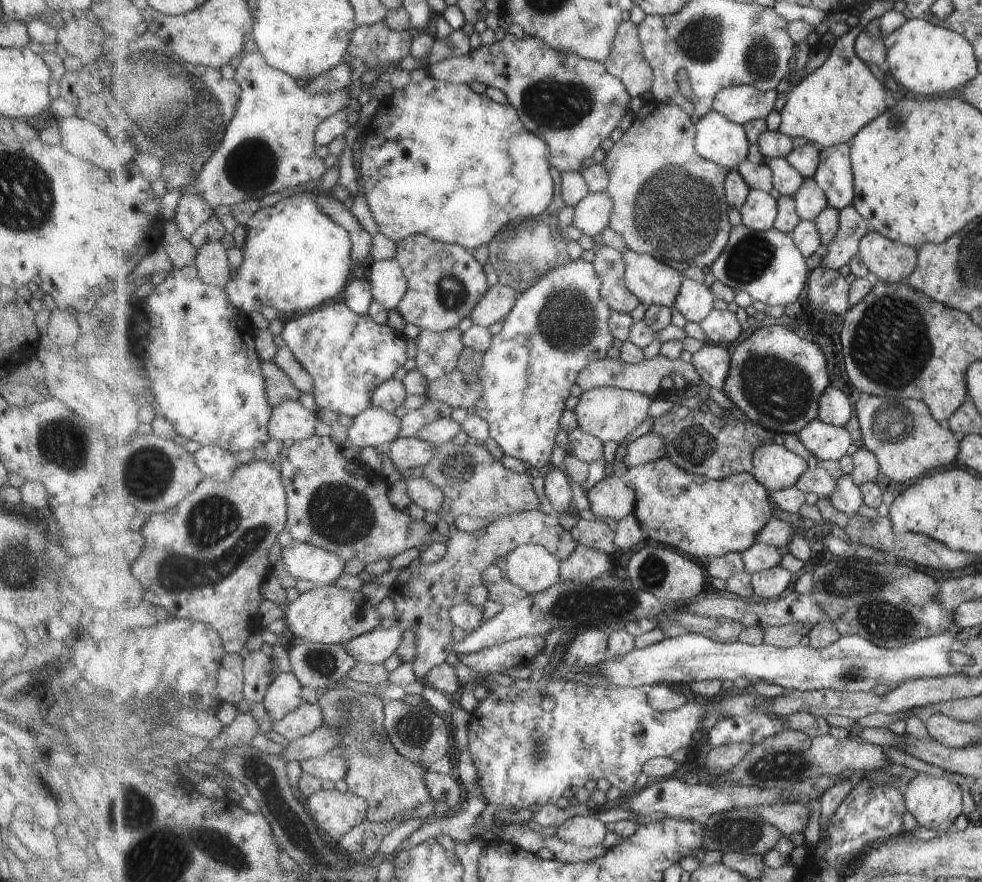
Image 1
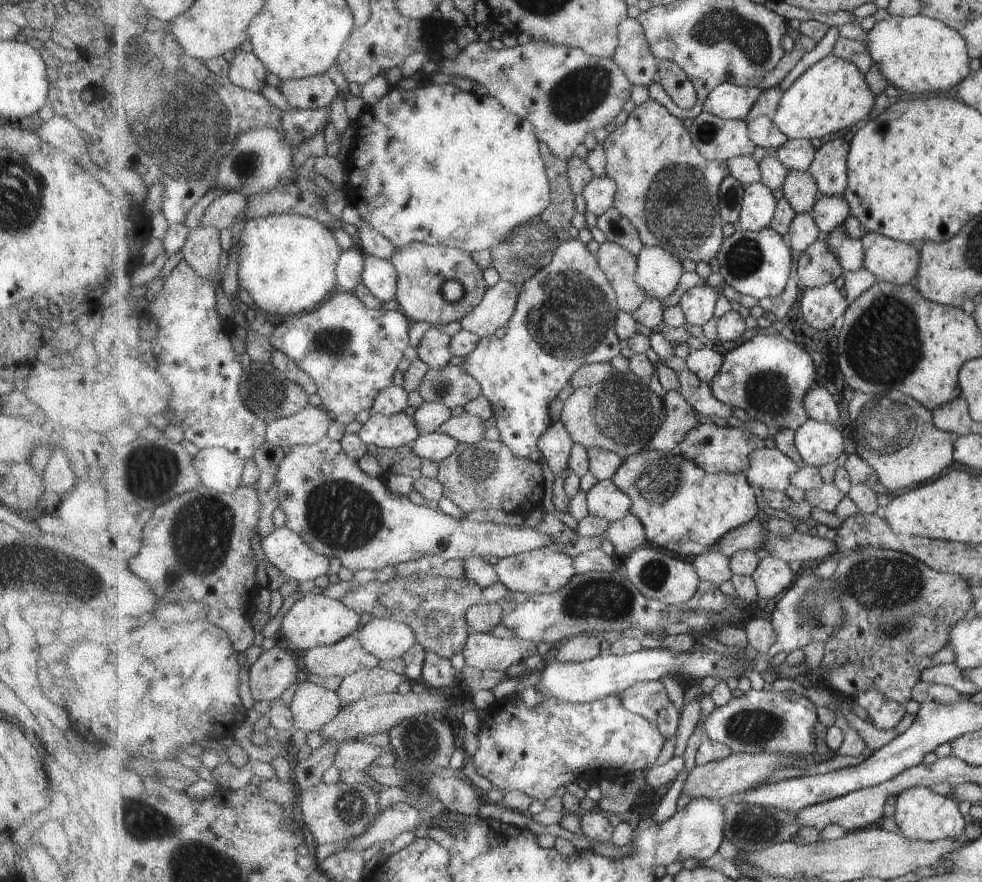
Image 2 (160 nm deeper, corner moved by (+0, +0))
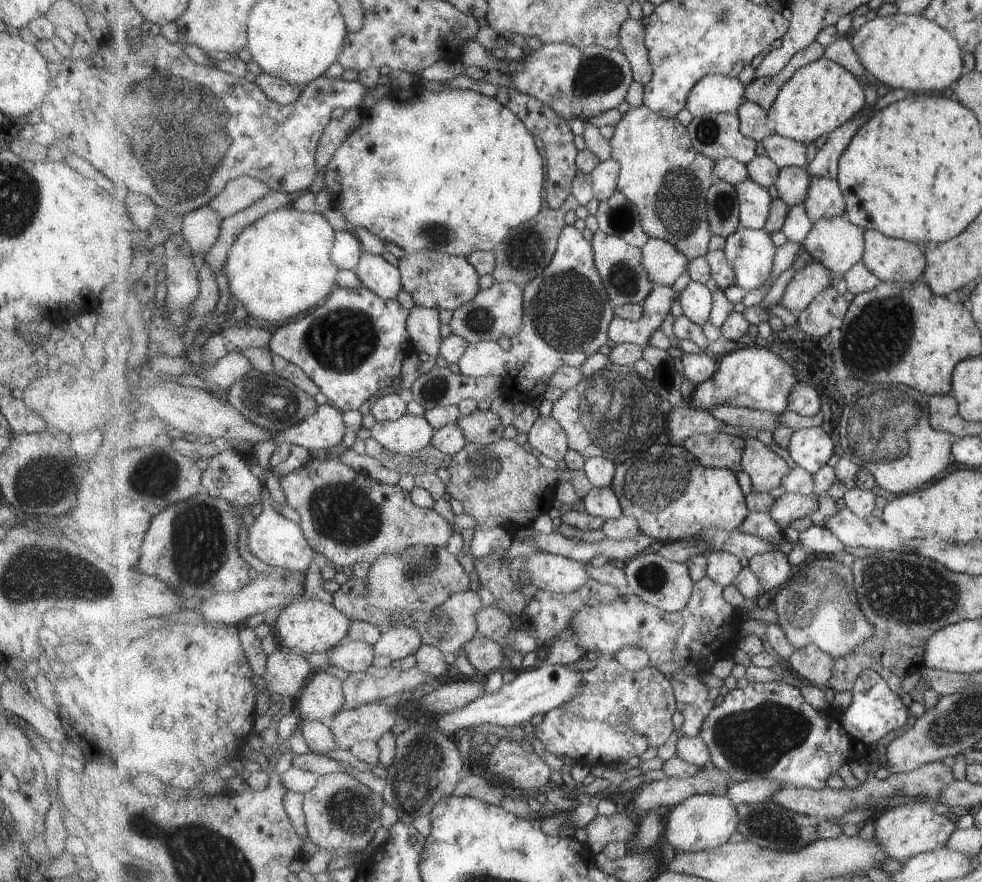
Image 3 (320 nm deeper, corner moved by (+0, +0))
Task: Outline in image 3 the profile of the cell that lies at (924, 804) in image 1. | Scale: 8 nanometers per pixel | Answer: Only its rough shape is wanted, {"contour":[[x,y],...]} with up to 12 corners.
{"contour":[[933,804],[884,812],[875,838],[890,858],[906,862],[947,847],[955,822]]}

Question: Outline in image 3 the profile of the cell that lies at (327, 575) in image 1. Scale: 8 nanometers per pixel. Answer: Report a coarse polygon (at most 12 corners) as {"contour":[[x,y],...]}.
{"contour":[[263,489],[247,548],[269,566],[309,572],[300,524],[273,511]]}

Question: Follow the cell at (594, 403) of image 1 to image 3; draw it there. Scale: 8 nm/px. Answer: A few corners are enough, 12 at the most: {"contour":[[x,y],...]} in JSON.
{"contour":[[613,362],[554,402],[571,451],[616,465],[669,434],[665,400]]}

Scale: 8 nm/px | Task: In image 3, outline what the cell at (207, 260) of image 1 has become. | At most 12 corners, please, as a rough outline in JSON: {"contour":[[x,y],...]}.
{"contour":[[211,205],[187,213],[182,234],[193,251],[217,242],[222,216]]}

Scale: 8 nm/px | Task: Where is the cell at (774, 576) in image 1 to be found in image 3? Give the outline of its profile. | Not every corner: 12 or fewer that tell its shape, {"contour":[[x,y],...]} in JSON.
{"contour":[[787,553],[756,554],[749,566],[765,590],[779,590],[793,572]]}

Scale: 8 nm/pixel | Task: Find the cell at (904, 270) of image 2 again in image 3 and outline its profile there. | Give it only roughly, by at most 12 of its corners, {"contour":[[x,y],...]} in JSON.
{"contour":[[864,232],[862,260],[882,281],[921,279],[924,246]]}

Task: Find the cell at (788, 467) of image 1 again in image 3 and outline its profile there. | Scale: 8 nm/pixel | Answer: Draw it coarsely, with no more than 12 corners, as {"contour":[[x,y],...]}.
{"contour":[[747,437],[742,470],[768,493],[792,469],[761,440]]}

